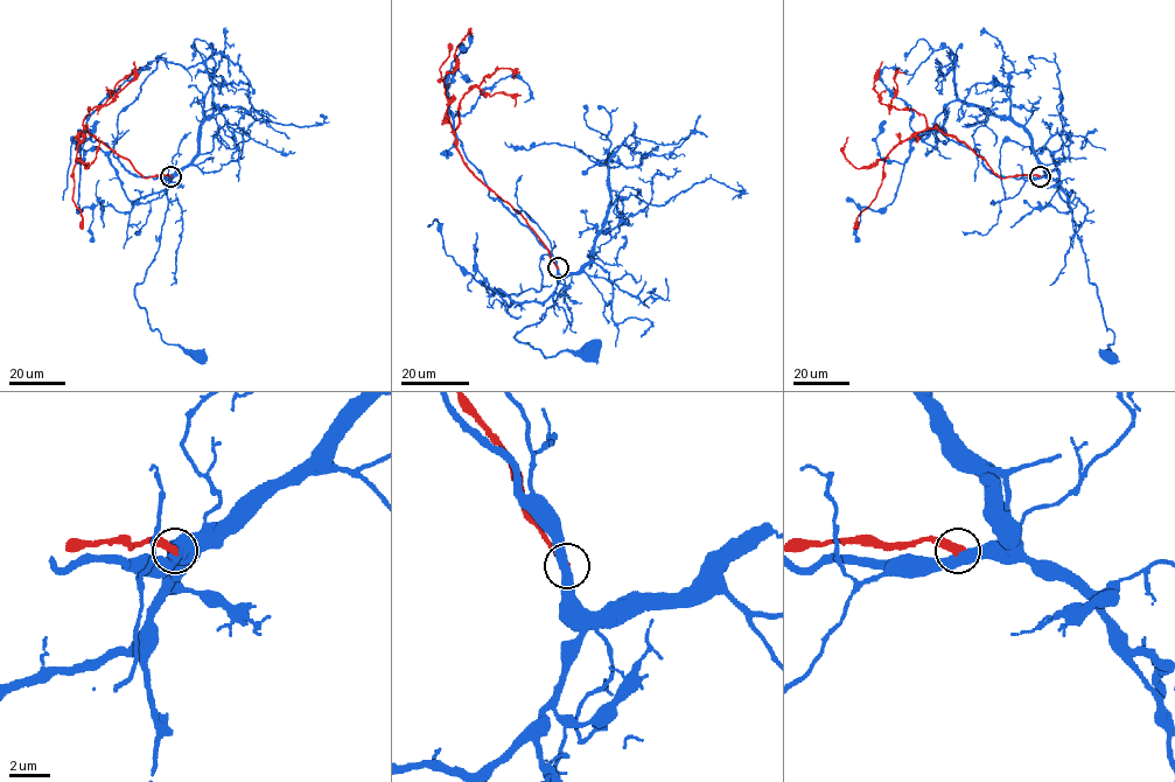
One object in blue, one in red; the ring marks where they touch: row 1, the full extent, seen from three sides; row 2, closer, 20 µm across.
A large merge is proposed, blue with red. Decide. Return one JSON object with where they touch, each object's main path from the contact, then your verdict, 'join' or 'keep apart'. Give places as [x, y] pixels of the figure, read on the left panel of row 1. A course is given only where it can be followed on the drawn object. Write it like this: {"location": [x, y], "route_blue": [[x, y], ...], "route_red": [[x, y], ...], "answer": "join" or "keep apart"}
{"location": [170, 176], "route_blue": [[170, 176], [158, 250], [134, 287], [134, 298], [145, 308], [151, 329], [196, 357]], "route_red": [[170, 176], [145, 177], [127, 159], [84, 130], [78, 134], [72, 200], [82, 216], [81, 229]], "answer": "keep apart"}

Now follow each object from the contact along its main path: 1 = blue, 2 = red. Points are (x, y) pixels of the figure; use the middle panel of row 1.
1: (557, 267), (560, 283), (553, 305), (538, 323), (525, 327), (513, 337), (545, 357), (588, 349)
2: (557, 267), (526, 221), (468, 167), (456, 146), (439, 70), (452, 49), (449, 43)

